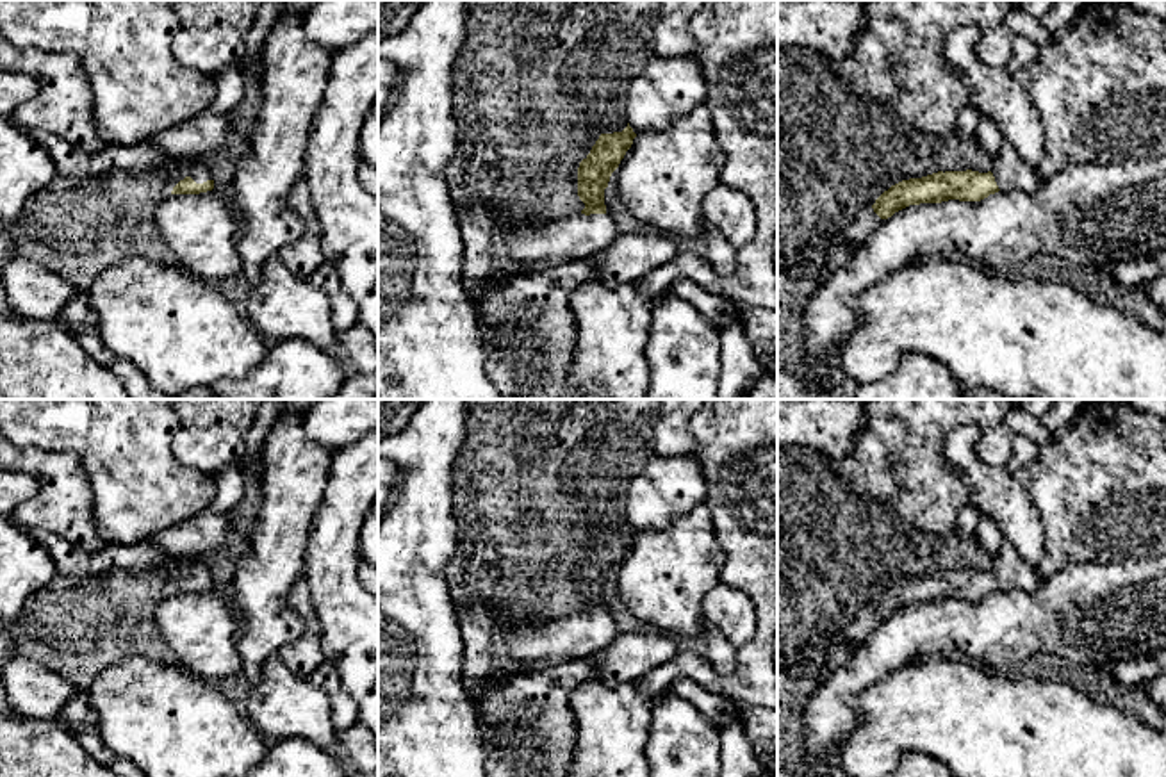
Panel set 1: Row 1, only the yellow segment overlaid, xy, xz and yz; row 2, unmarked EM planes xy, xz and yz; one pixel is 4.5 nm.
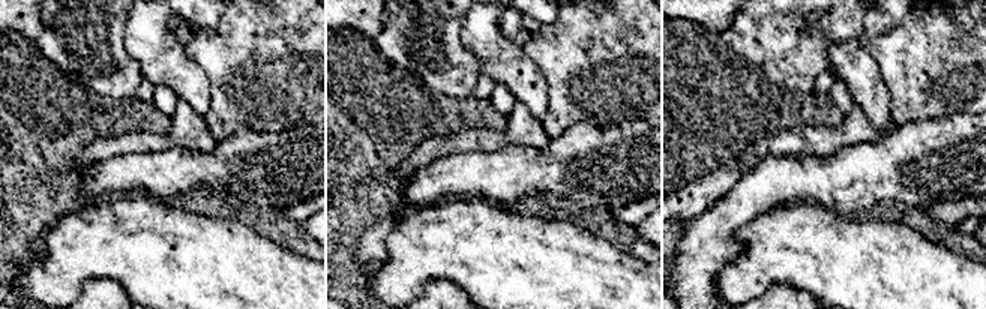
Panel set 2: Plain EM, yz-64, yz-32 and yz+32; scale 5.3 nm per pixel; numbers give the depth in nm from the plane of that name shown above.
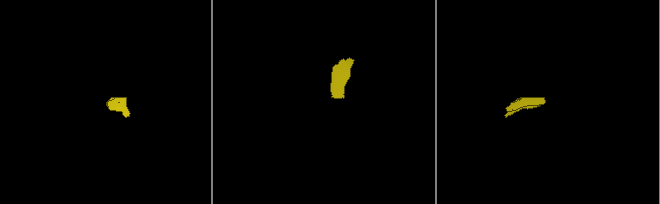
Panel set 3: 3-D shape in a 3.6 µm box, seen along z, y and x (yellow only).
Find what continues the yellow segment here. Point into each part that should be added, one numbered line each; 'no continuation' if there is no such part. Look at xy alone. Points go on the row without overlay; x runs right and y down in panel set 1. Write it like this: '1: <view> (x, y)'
1: xy (72, 560)

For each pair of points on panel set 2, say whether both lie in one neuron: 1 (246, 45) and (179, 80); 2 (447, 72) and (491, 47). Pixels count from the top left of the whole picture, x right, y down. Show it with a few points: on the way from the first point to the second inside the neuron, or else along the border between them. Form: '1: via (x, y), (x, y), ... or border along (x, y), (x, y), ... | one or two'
1: border along (183, 45), (183, 51), (204, 72), (212, 101) | two
2: border along (462, 23), (462, 45), (479, 60), (482, 74) | two

